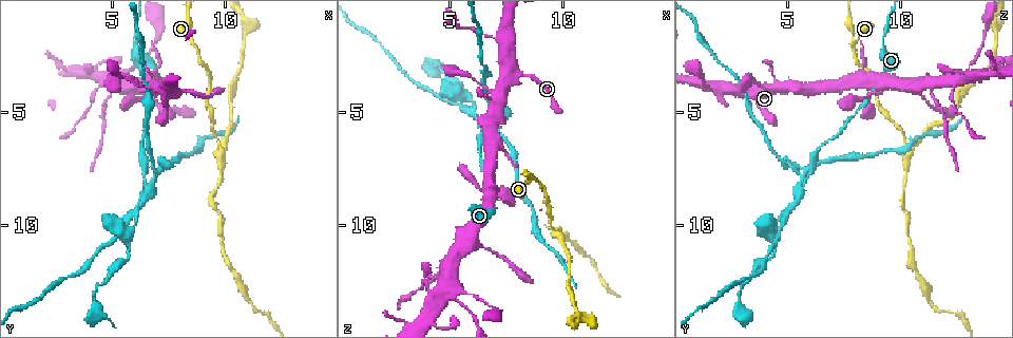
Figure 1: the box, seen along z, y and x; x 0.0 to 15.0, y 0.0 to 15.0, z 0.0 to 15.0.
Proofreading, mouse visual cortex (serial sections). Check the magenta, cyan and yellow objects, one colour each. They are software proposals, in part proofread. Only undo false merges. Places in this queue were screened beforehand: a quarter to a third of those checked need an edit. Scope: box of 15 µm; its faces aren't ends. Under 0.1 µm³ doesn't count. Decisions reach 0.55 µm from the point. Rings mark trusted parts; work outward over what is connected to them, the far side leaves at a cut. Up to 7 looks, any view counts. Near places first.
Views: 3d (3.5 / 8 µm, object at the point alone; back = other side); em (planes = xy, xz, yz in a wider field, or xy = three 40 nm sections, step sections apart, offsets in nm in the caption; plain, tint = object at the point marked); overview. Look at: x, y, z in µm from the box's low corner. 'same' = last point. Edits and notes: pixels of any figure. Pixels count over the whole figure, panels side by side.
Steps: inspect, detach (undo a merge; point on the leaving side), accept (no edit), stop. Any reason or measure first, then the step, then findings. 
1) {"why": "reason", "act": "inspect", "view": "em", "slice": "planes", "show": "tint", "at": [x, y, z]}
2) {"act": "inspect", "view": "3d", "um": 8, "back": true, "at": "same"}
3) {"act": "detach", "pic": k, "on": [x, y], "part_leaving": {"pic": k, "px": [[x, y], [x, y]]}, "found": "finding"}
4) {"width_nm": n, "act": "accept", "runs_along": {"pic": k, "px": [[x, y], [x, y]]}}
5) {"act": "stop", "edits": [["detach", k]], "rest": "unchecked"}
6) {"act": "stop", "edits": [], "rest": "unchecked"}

{"why": "two arms in line, one across", "act": "inspect", "view": "em", "slice": "xy", "step": 3, "show": "tint", "at": [5.1, 3.9, 11.5]}

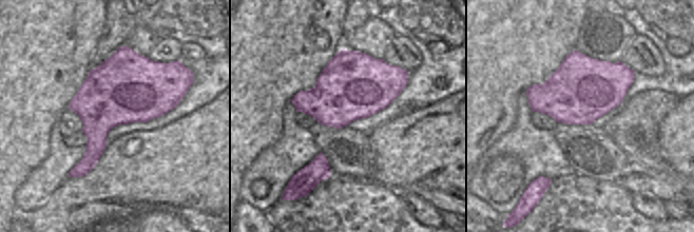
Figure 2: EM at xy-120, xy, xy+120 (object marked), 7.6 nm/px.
{"why": "see where the arms go", "act": "inspect", "view": "3d", "um": 3.5, "at": "same"}

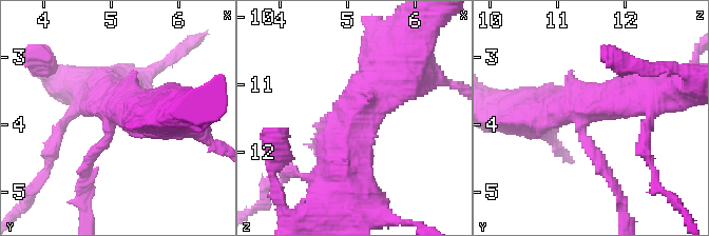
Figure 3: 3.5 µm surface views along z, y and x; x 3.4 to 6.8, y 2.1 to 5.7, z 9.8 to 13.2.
{"act": "detach", "pic": 3, "on": [87, 164], "part_leaving": {"pic": 3, "px": [[106, 138], [87, 163], [87, 219]]}, "found": "two cells meet here"}

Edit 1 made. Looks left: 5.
{"why": "redraw", "act": "inspect", "view": "overview"}

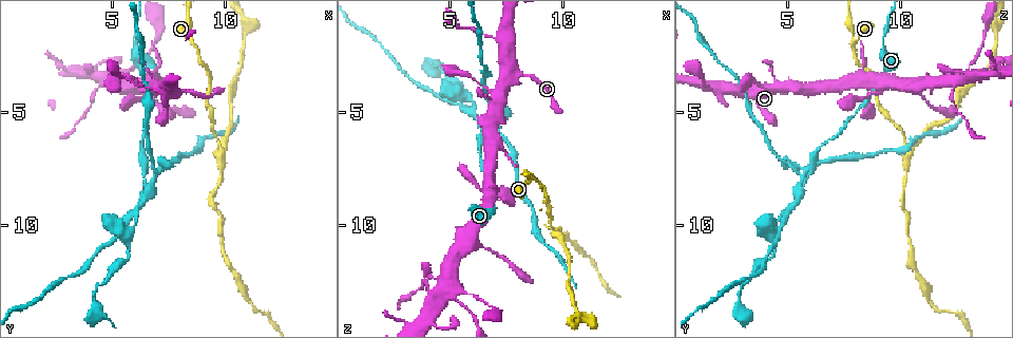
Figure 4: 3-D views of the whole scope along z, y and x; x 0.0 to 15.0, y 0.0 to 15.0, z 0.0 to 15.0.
{"why": "arms part here", "act": "inspect", "view": "em", "slice": "xy", "step": 1, "show": "tint", "at": [9.9, 6.9, 10.2]}

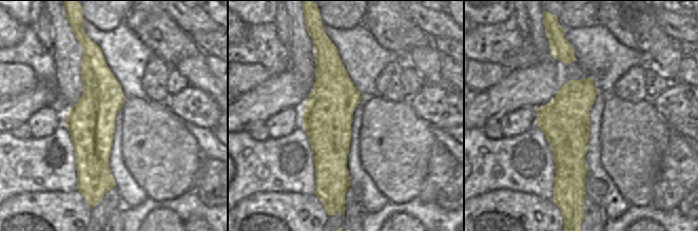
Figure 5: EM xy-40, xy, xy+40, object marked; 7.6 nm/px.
{"why": "see where the arms go", "act": "inspect", "view": "3d", "um": 3.5, "at": "same"}

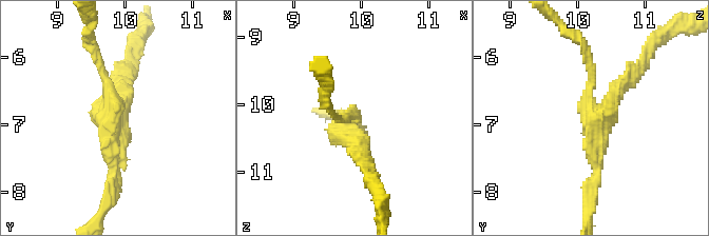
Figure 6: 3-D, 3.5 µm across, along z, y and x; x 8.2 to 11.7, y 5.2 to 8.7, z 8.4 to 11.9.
{"arms": 3, "act": "accept", "runs_along": {"pic": 5, "px": [[97, 50], [96, 174], [103, 188]]}, "found": "continuous, no second cell"}

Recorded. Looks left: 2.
{"act": "stop", "edits": [["detach", 3]], "rest": "unchecked"}

